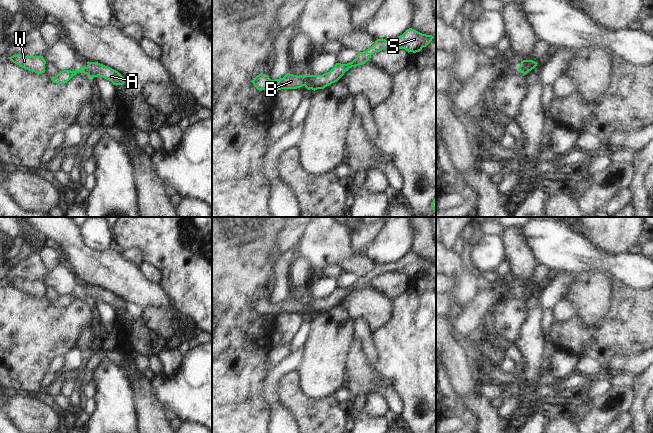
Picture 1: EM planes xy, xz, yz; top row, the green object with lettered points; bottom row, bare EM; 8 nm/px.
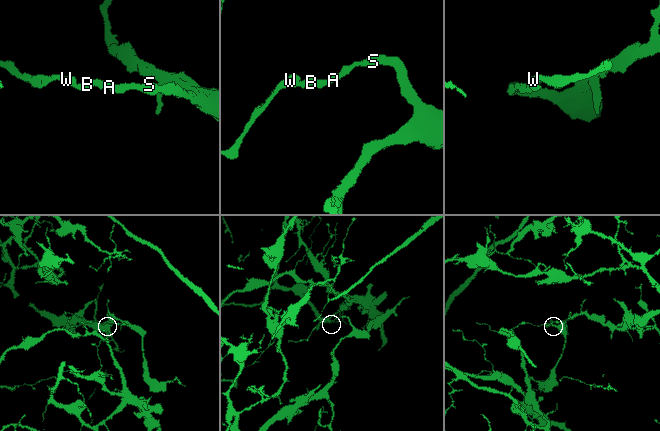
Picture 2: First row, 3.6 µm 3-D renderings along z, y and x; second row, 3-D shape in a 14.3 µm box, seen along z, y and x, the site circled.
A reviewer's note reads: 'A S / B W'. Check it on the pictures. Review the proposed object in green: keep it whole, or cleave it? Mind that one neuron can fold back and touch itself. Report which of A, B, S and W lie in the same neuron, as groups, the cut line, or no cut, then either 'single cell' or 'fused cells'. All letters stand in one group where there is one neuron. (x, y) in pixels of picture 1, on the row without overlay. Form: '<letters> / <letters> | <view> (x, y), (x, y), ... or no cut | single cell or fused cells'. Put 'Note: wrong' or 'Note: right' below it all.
A B S W | no cut | single cell
Note: wrong

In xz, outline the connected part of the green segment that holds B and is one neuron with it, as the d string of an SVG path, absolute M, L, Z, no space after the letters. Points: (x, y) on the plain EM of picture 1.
M412 252L407 253L396 263L385 264L377 263L375 267L366 275L359 276L357 281L350 287L336 287L327 297L322 299L293 299L287 297L283 302L271 304L266 298L259 298L253 302L253 309L260 315L272 313L275 316L281 313L297 313L305 310L308 314L324 313L325 311L337 306L349 292L365 288L376 276L386 272L405 273L409 276L419 276L426 271L433 263L432 259L422 258Z

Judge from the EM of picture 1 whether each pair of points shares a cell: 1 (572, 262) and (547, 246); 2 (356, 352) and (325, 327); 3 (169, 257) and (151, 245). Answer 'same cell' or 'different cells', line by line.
1: same cell
2: different cells
3: same cell

